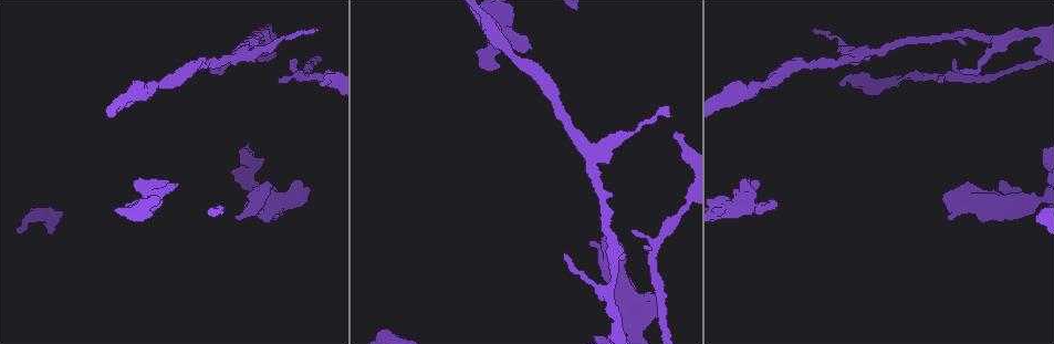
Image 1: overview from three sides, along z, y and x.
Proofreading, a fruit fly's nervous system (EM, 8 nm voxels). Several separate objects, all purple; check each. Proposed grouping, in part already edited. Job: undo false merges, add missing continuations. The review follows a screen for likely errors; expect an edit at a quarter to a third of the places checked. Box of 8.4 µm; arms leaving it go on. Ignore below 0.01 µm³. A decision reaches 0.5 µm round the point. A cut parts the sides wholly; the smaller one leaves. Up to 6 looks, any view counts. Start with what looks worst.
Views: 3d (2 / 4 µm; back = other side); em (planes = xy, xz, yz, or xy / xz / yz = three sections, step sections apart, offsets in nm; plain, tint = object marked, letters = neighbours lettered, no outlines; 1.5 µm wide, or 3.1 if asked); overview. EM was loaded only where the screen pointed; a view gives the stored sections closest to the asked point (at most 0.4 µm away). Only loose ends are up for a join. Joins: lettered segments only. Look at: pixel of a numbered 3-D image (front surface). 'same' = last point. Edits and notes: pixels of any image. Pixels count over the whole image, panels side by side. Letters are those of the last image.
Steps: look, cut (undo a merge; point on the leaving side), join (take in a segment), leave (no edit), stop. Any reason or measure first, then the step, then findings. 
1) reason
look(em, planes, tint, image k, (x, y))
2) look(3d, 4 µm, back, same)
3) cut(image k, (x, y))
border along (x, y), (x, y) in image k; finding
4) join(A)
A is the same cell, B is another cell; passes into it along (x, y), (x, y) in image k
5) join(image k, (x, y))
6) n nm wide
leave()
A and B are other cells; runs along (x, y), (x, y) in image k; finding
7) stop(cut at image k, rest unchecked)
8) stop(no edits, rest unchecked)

an open end
look(3d, 4 µm, image 1, (480, 66))

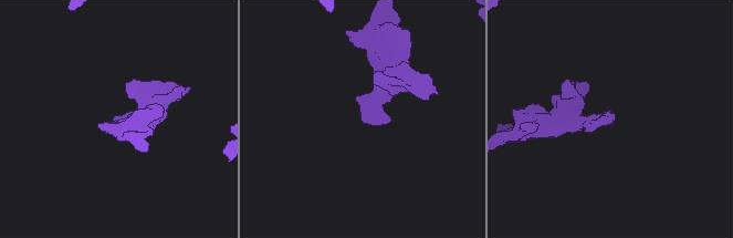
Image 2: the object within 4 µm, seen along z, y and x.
need the tissue
look(em, planes, letters, image 2, (608, 124))

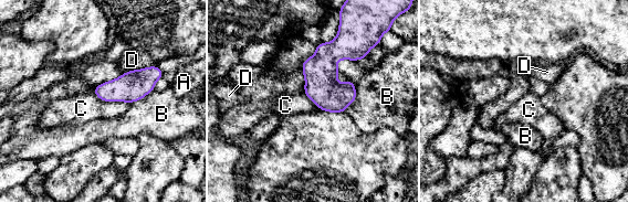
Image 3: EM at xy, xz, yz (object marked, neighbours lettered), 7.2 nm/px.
leave()
A, B, C and D are other cells; border along (93, 91), (103, 100), (128, 104) in image 3; none of them fits

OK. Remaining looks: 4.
branch stops here
look(3d, 4 µm, image 1, (235, 219))

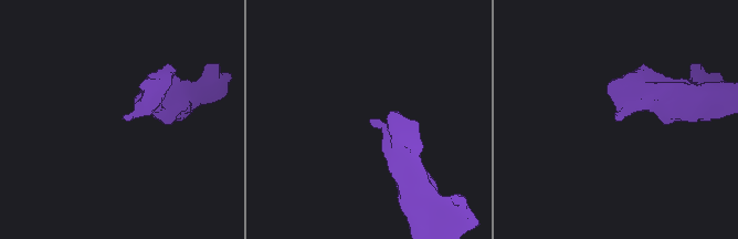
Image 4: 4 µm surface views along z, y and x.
now the EM
look(em, xy, step 8, tint, image 4, (122, 118))

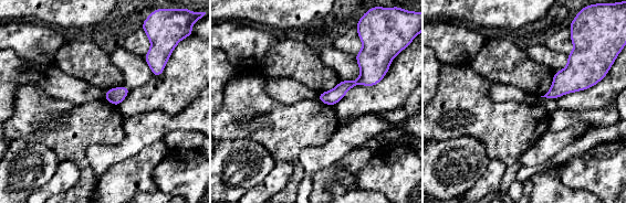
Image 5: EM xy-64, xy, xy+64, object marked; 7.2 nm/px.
look(em, xy, step 8, letters, same)

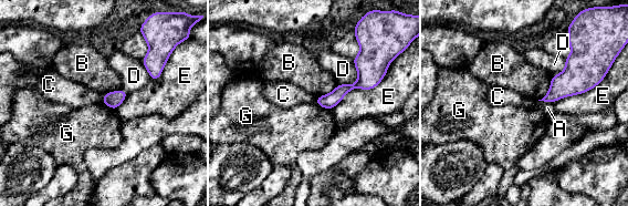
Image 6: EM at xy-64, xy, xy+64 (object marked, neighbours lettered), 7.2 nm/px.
leave()
A, B, C, D, E and G are other cells; runs along (376, 80), (318, 101) in image 6; no lettered segment goes on from it

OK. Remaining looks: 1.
stop(no edits, rest unchecked)

